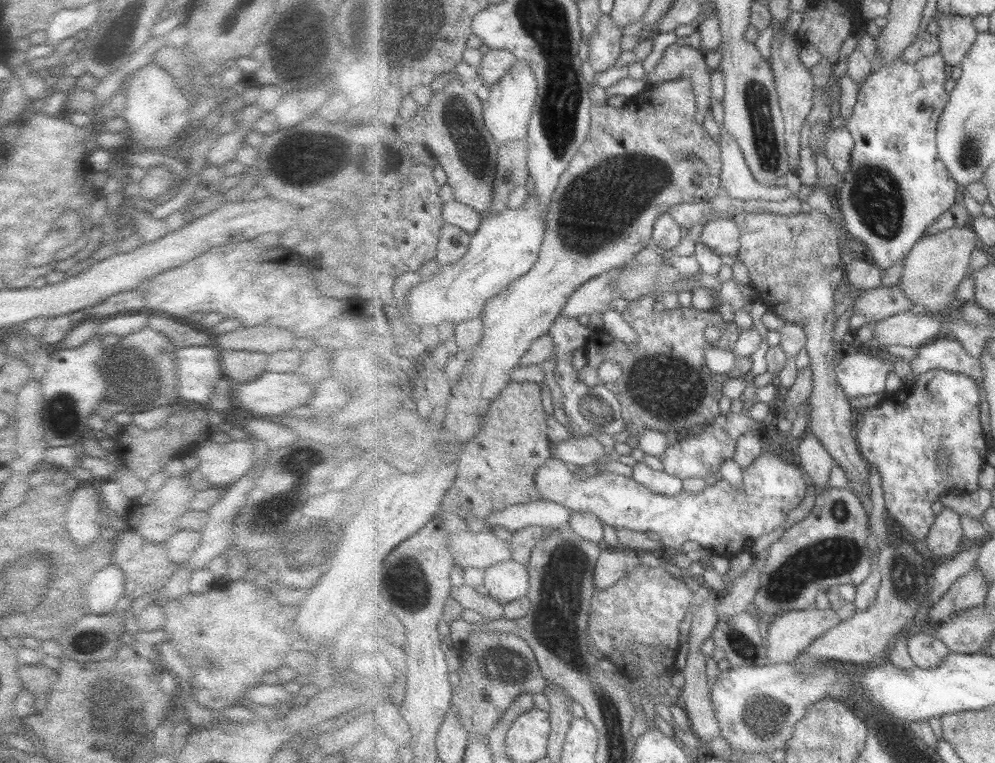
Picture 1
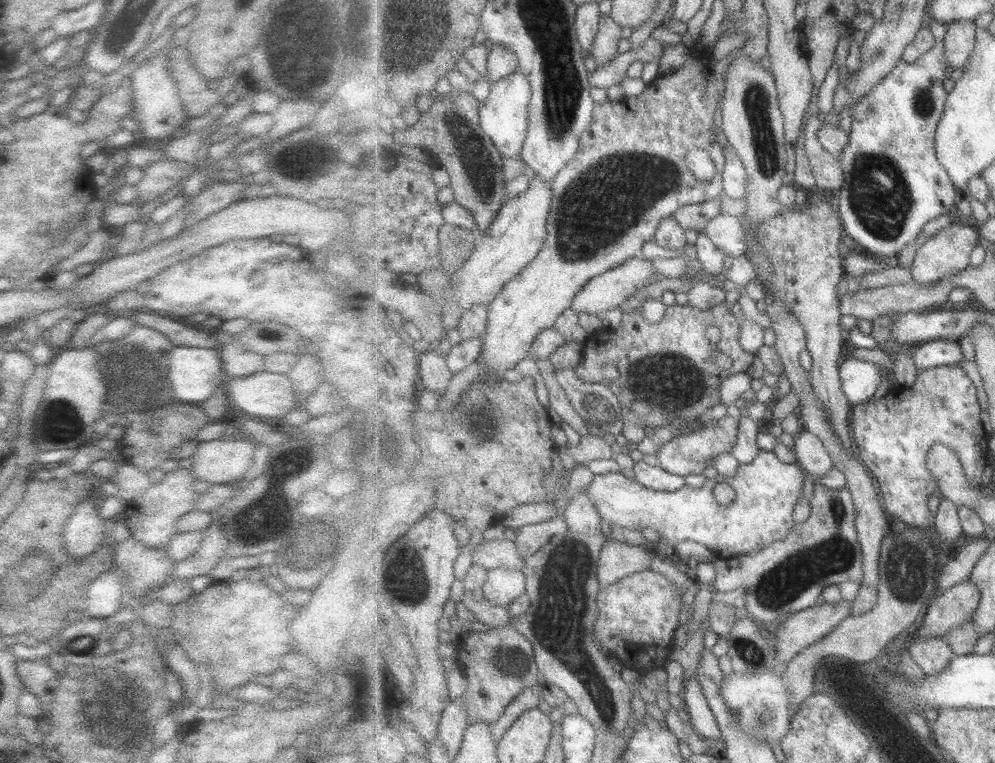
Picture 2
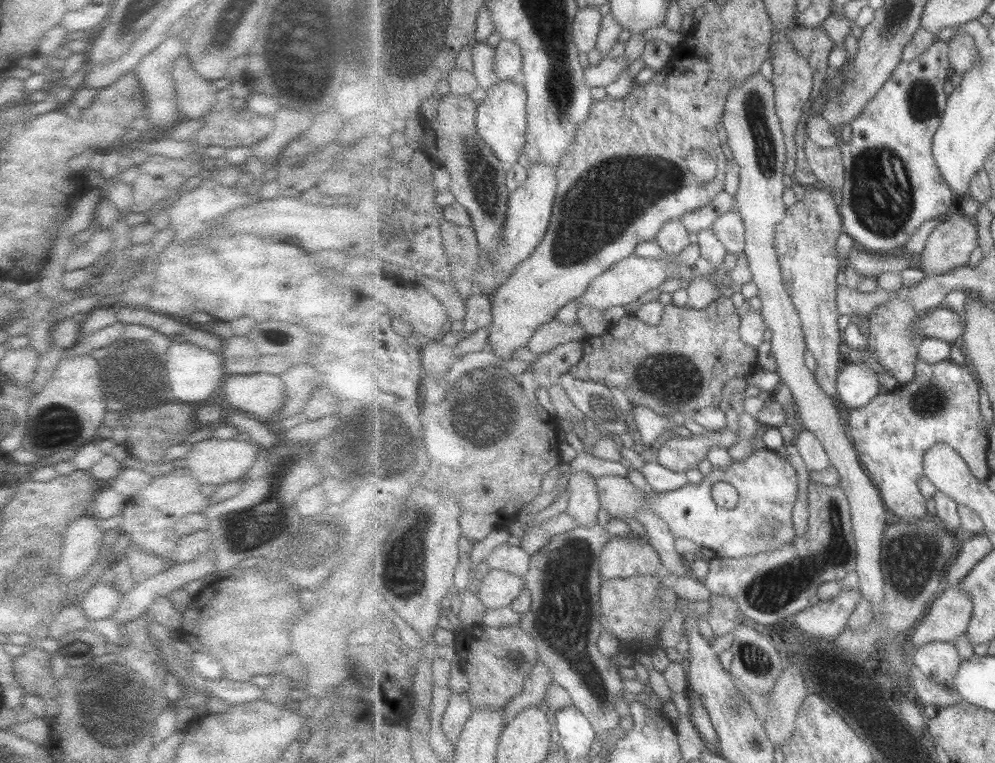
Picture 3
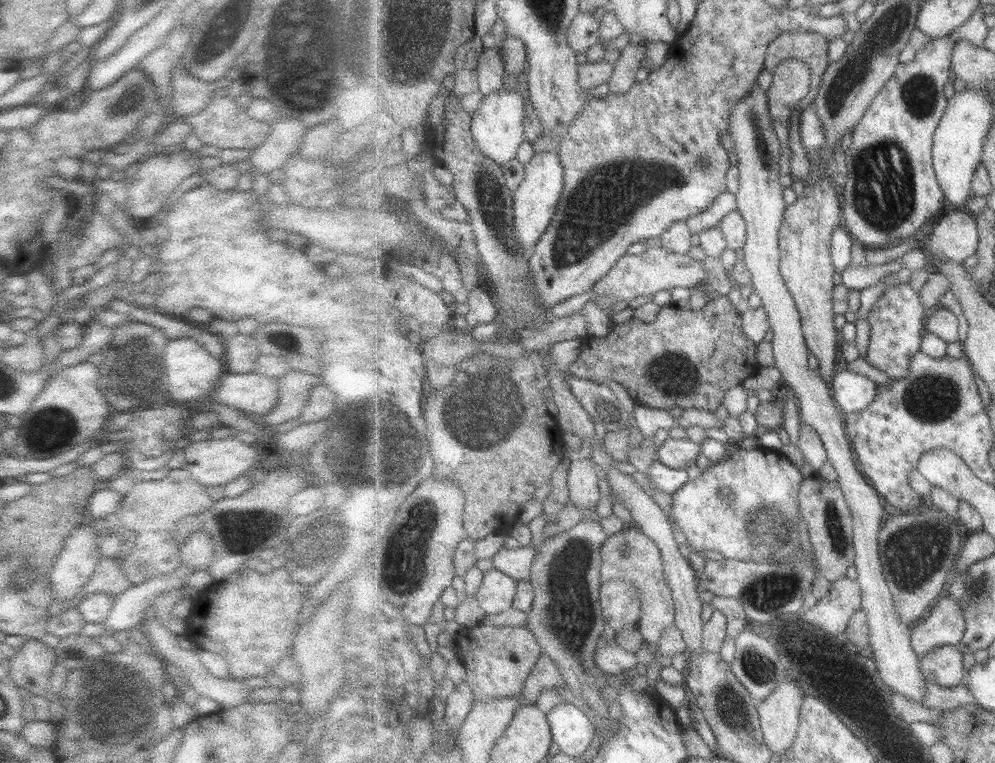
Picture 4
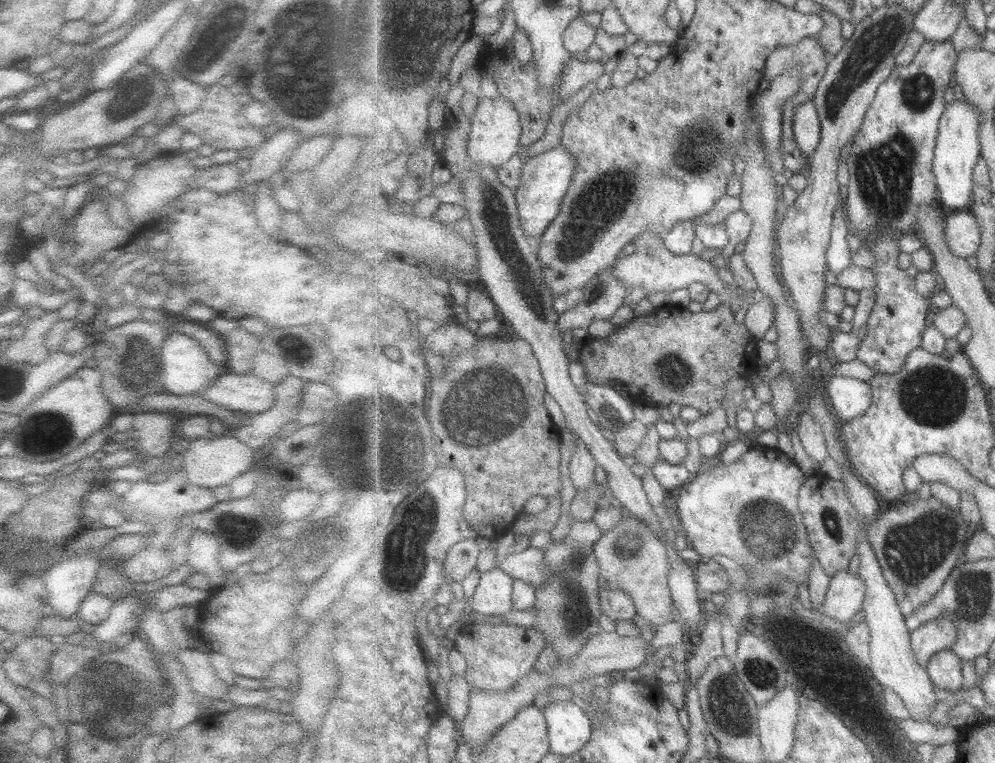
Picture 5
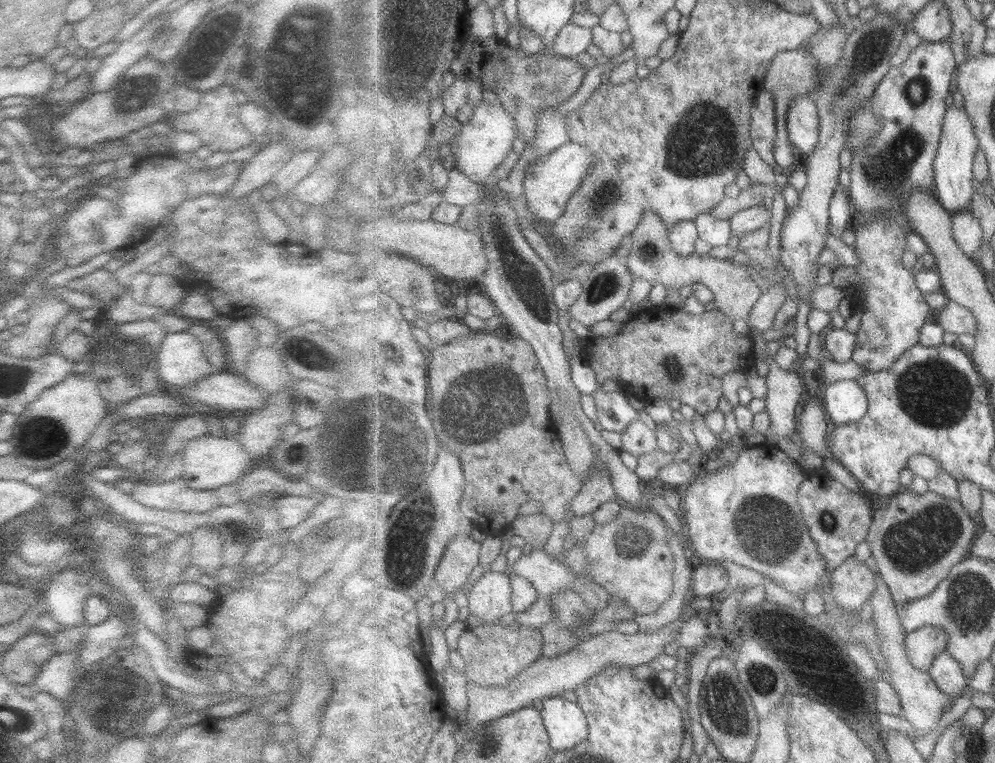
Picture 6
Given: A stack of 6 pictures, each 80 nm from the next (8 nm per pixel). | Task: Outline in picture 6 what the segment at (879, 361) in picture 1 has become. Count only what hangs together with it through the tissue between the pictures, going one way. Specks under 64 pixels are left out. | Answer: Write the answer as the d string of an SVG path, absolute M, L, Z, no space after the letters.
M840 380L825 384L823 407L832 426L859 422L868 412L868 392L856 380Z

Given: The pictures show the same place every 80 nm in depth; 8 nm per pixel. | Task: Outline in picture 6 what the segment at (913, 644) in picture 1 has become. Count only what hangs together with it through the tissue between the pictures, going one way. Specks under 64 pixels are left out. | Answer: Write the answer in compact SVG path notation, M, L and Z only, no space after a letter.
M947 651L933 661L928 671L940 690L949 698L959 698L968 692L964 690L967 688L967 678L962 664Z

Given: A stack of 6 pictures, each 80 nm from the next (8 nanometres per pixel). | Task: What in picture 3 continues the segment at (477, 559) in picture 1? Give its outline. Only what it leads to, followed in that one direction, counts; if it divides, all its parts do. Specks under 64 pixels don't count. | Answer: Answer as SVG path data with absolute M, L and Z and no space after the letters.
M507 543L495 547L485 560L491 569L508 571L523 579L529 572L531 561L529 552Z

